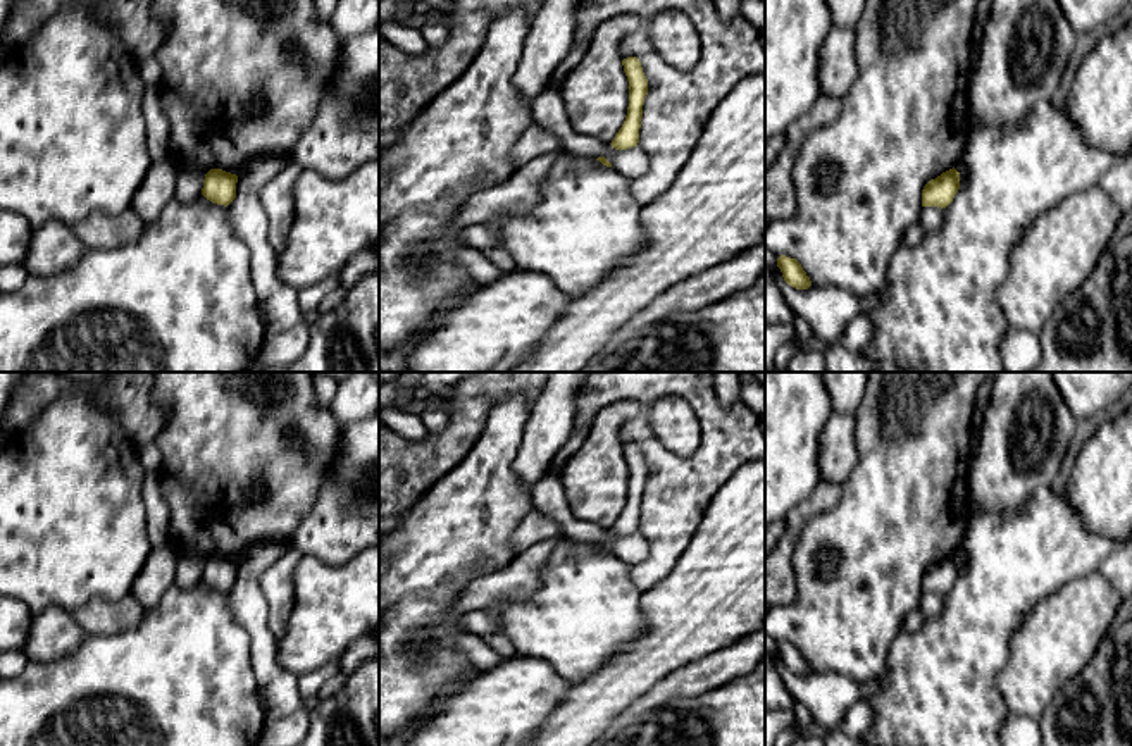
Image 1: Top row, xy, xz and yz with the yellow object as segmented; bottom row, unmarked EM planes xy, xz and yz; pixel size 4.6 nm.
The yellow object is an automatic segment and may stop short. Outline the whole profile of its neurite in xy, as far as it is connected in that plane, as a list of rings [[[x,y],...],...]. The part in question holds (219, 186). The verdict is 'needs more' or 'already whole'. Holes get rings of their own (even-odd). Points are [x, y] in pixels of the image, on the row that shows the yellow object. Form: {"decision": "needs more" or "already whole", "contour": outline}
{"decision": "already whole", "contour": [[[210,169],[205,174],[202,195],[212,203],[227,207],[236,198],[238,176],[222,169]]]}

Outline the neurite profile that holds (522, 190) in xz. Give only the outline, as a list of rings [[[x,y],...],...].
[[[557,150],[544,153],[515,169],[510,177],[489,190],[479,191],[451,217],[451,224],[465,227],[486,224],[494,217],[520,215],[531,212],[543,195],[551,165],[565,153]]]

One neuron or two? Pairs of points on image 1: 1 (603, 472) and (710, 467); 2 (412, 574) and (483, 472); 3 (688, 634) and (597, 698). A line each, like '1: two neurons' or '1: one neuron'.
1: two neurons
2: one neuron
3: one neuron

